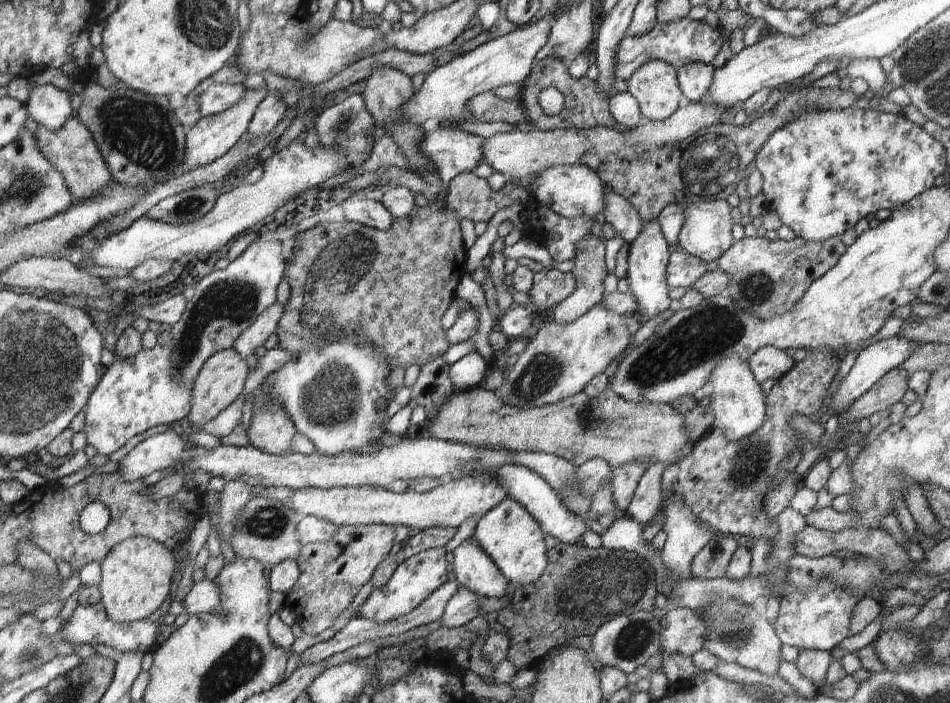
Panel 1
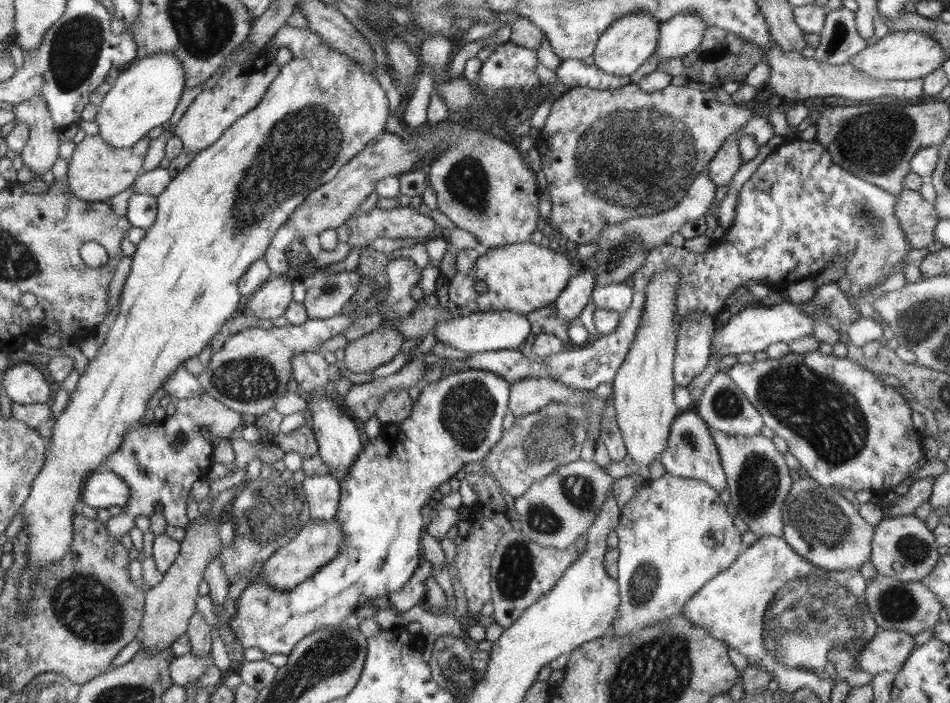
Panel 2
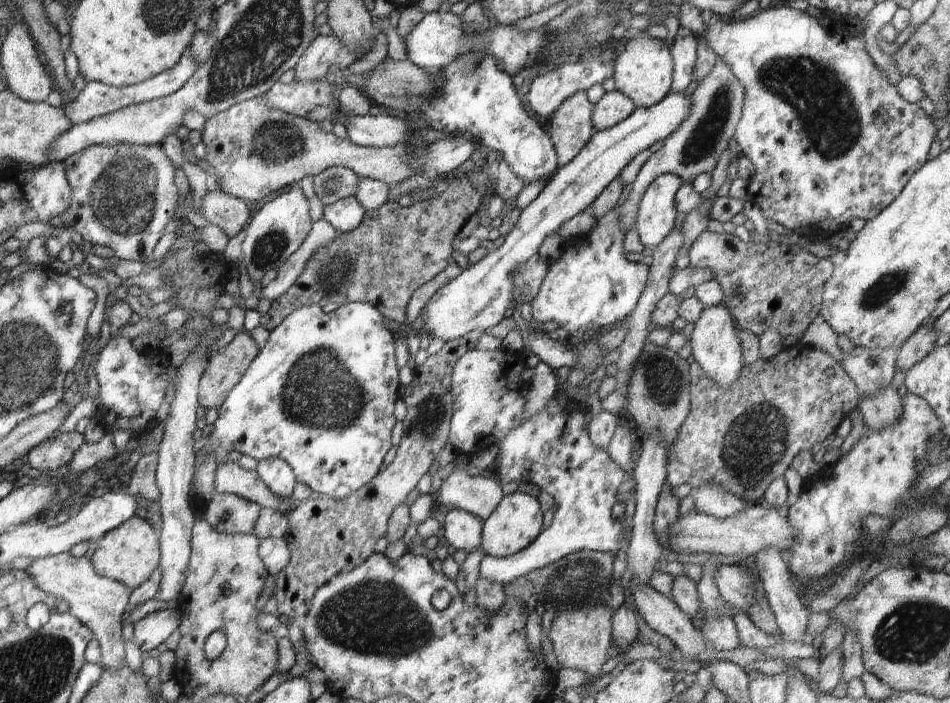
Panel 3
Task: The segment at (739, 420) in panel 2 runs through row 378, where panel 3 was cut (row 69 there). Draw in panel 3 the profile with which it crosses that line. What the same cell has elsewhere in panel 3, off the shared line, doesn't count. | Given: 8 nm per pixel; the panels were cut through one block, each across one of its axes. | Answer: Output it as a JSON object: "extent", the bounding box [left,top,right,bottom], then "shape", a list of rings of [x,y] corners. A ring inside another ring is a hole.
{"extent":[618,56,744,238],"shape":[[[717,56],[712,72],[698,84],[692,94],[692,106],[690,106],[692,110],[690,110],[688,118],[665,139],[664,146],[648,158],[632,183],[630,196],[618,210],[620,226],[623,228],[622,238],[637,220],[640,202],[642,202],[648,186],[656,178],[670,173],[678,176],[683,182],[693,182],[699,174],[712,173],[722,152],[728,148],[730,140],[735,136],[736,124],[742,118],[743,105],[744,88],[742,88],[742,84],[736,80],[732,70],[728,68],[728,64]]]}

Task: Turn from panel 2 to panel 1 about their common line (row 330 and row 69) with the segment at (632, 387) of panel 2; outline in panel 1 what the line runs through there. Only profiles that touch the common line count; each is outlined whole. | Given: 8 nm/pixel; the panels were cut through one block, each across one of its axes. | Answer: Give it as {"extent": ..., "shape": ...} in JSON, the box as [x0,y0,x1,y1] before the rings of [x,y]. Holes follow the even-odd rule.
{"extent":[627,59,684,122],"shape":[[[654,59],[644,63],[627,80],[627,90],[637,101],[644,118],[662,122],[684,102],[675,66]]]}

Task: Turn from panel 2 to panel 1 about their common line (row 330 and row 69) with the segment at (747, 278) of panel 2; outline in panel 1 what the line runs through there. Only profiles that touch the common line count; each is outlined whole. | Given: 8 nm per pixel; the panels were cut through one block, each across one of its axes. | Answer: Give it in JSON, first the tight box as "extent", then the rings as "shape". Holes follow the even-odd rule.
{"extent":[613,17,723,81],"shape":[[[688,17],[669,23],[657,23],[652,30],[639,37],[624,37],[617,46],[613,62],[614,76],[621,81],[627,81],[635,70],[648,61],[658,59],[679,69],[690,63],[712,64],[723,42],[719,31],[713,30],[704,20],[695,21]]]}

